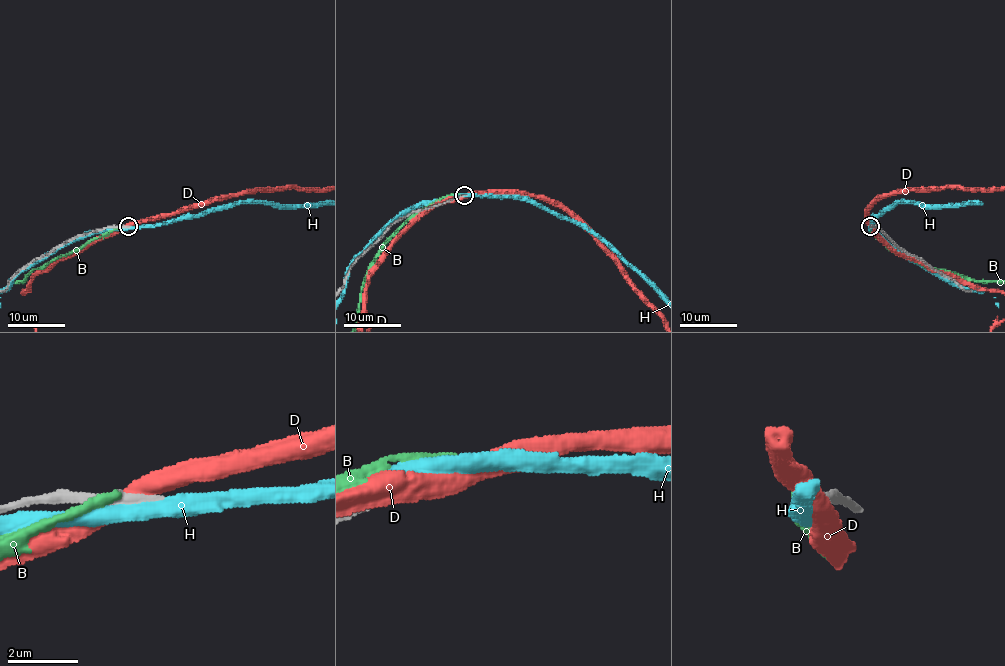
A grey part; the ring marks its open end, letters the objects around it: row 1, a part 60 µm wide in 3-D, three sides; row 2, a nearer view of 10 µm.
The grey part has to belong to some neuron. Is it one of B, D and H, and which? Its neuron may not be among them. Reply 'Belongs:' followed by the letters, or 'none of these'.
Belongs: none of these

